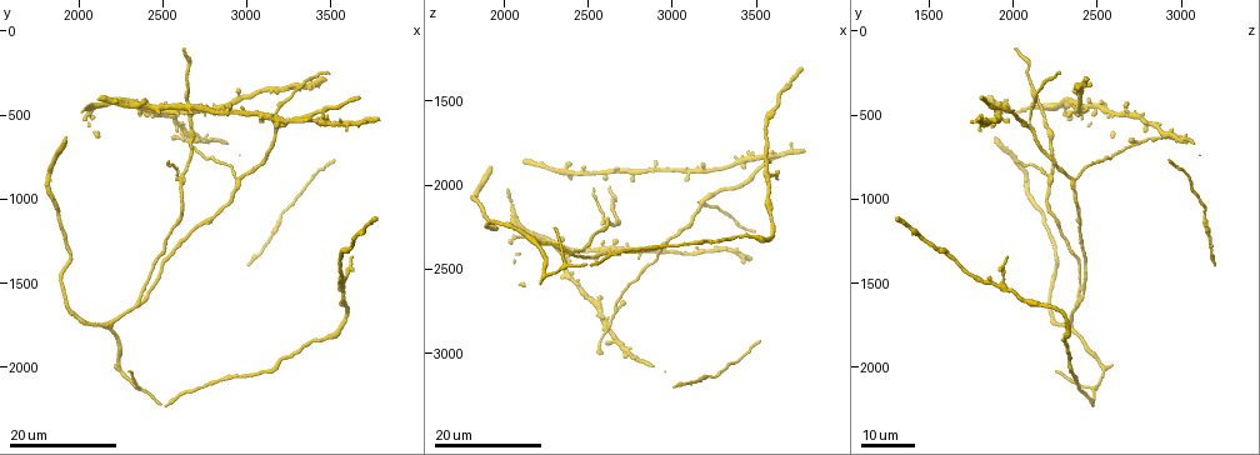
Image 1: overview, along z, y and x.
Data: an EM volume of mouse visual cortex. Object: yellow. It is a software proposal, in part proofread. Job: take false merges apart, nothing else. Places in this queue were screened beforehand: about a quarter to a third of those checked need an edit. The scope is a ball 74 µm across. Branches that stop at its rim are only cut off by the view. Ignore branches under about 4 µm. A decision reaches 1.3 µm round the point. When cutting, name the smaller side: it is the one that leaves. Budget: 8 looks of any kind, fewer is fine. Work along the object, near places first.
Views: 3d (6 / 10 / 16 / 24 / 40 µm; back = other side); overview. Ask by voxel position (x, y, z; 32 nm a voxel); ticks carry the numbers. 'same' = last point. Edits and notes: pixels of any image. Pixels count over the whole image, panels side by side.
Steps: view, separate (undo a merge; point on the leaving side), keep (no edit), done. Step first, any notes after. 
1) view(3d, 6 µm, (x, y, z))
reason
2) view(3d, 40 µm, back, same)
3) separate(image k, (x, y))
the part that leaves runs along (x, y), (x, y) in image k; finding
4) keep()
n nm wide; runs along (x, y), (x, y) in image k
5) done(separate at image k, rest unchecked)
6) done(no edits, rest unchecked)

view(3d, 16 µm, (2360, 1600, 2380))
two arms in line, one across

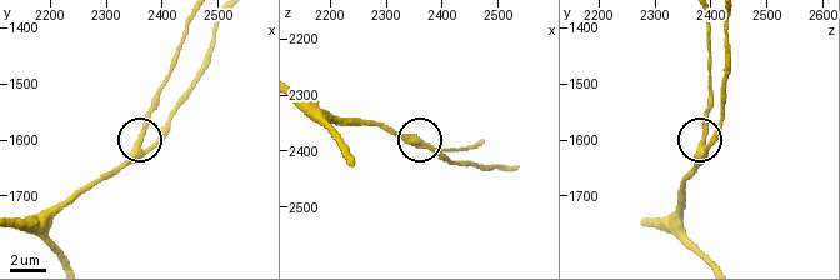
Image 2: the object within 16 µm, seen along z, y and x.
view(3d, 10 µm, (2375, 1615, 2395))
zoom in

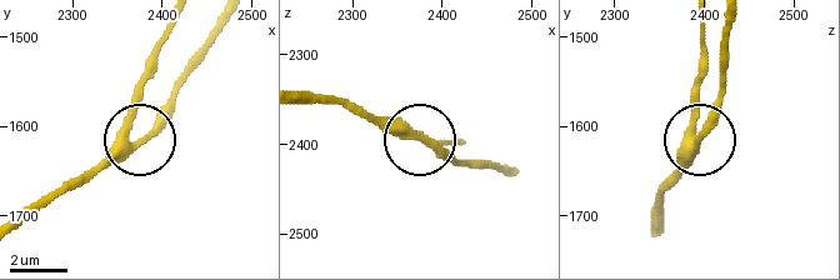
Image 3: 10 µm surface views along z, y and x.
keep()
290 nm wide; runs along (689, 144), (721, 89) in image 3; all the same neuron

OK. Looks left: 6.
view(3d, 16 µm, (2620, 880, 2240))
thin arm on a thick one

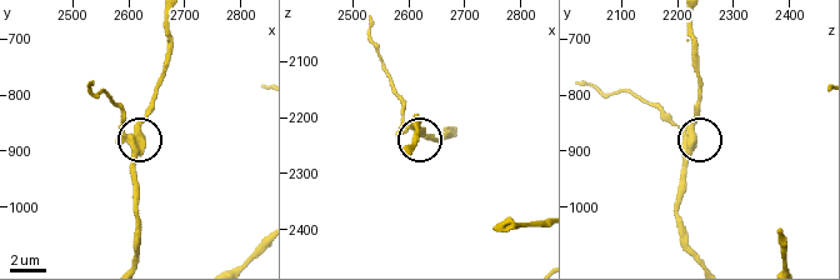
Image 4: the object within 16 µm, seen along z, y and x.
view(3d, 6 µm, (2600, 870, 2215))
zoom in

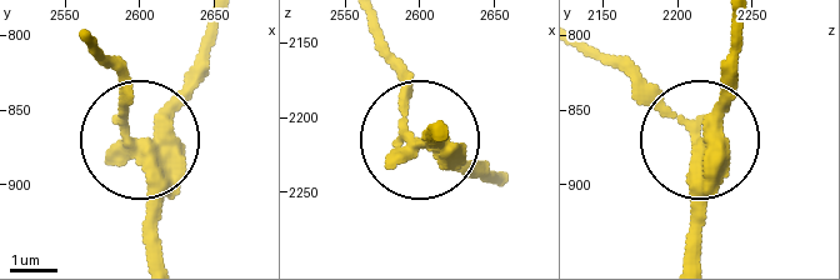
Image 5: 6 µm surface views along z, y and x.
separate(image 5, (125, 98))
370 nm wide; the part that leaves runs along (135, 144), (124, 89), (88, 49) in image 5; a second neuron is stuck on

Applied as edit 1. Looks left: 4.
view(3d, 24 µm, (3200, 560, 2100))
arms part here

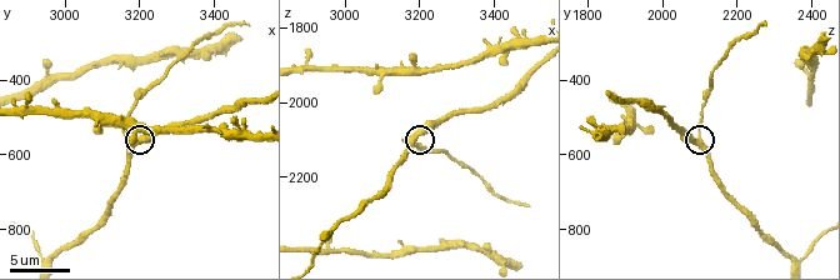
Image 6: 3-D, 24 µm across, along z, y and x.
view(3d, 10 µm, (3180, 560, 2100))
closer look

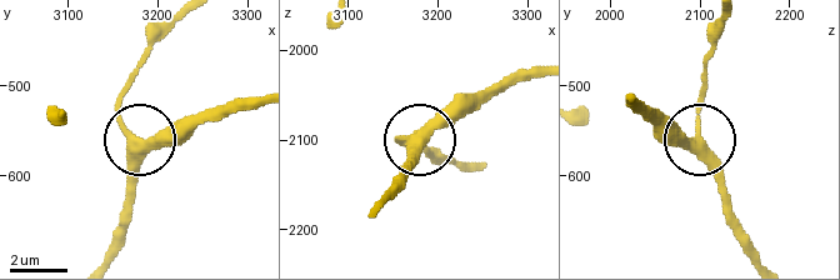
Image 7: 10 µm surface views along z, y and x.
keep()
side arm 18 µm; runs along (759, 258), (700, 129), (700, 74) in image 7; continuous, no second neuron

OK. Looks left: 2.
done(separate at image 5, rest unchecked)

